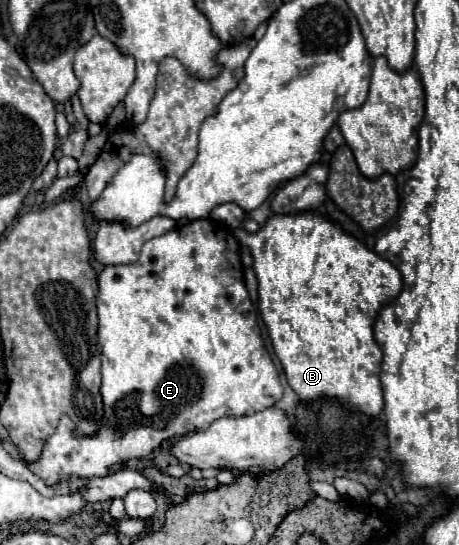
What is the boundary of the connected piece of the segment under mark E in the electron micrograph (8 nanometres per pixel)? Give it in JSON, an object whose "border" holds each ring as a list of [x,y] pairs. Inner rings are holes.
{"border":[[[196,219],[182,227],[176,227],[160,237],[154,237],[152,241],[144,243],[140,259],[136,263],[128,265],[106,265],[104,271],[98,277],[100,289],[96,295],[96,309],[98,309],[98,341],[102,345],[102,399],[104,399],[104,423],[100,431],[94,437],[74,437],[72,435],[72,421],[68,417],[60,419],[60,425],[56,427],[54,435],[48,437],[46,449],[36,463],[28,463],[38,477],[42,477],[48,483],[60,481],[68,475],[82,475],[82,477],[104,477],[108,475],[108,467],[114,463],[140,459],[148,455],[154,447],[158,447],[162,441],[172,437],[182,437],[190,431],[204,431],[208,425],[220,417],[244,417],[254,415],[258,411],[264,411],[266,407],[272,407],[278,399],[282,399],[282,383],[278,377],[278,371],[264,347],[260,327],[258,327],[258,311],[252,305],[246,285],[244,285],[244,273],[242,273],[242,257],[238,249],[238,241],[232,235],[232,229],[220,221],[214,219]]]}

